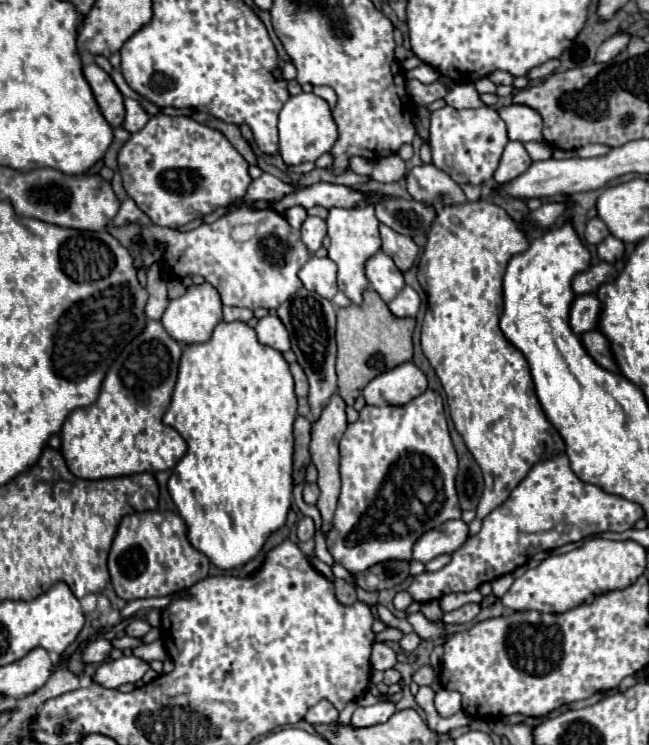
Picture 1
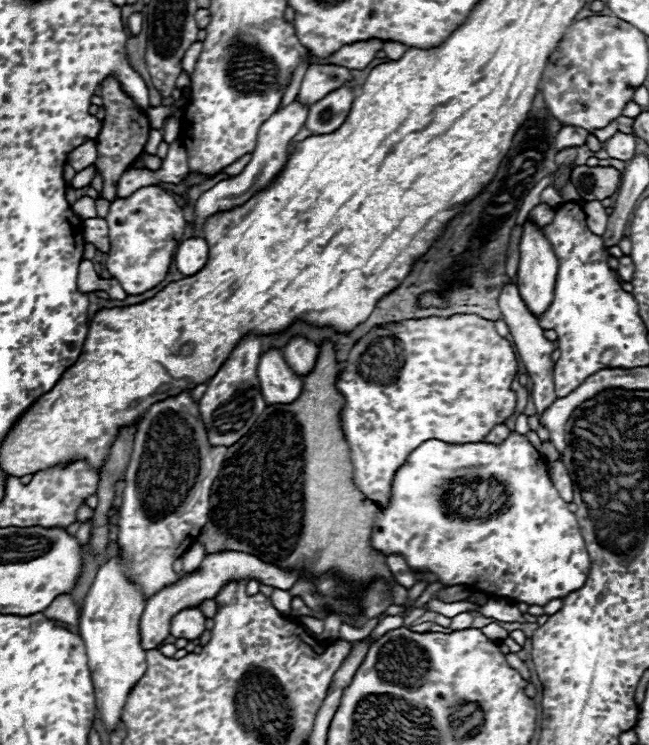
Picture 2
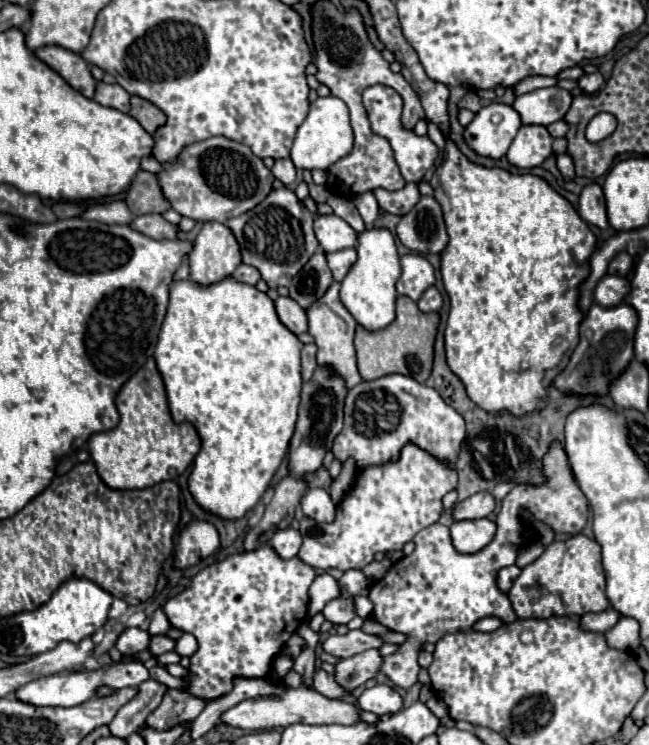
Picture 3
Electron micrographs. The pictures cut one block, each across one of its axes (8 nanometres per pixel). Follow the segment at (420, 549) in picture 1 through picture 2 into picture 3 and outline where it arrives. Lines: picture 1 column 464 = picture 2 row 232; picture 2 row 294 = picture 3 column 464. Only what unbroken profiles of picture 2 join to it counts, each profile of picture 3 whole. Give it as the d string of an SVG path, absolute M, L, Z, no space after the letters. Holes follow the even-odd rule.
M488 518L462 520L450 526L454 548L462 554L474 554L488 546L496 534L496 522Z

